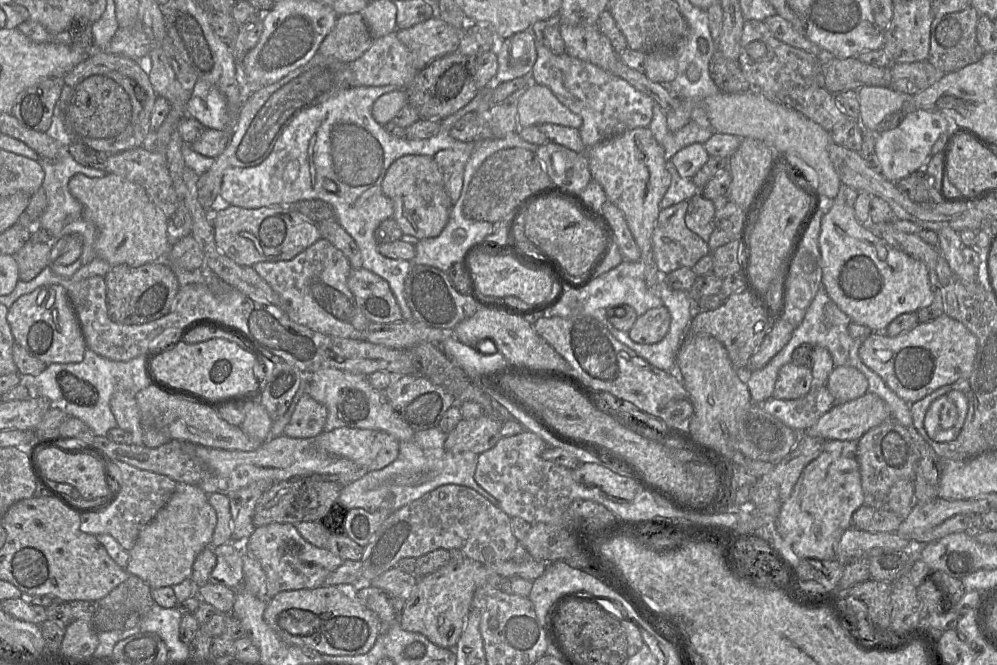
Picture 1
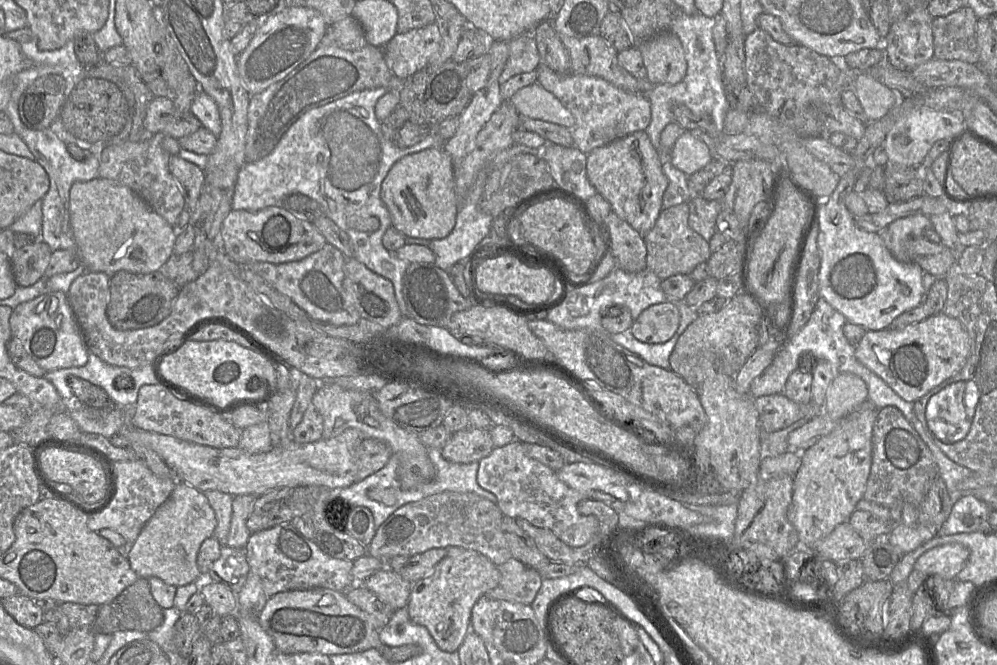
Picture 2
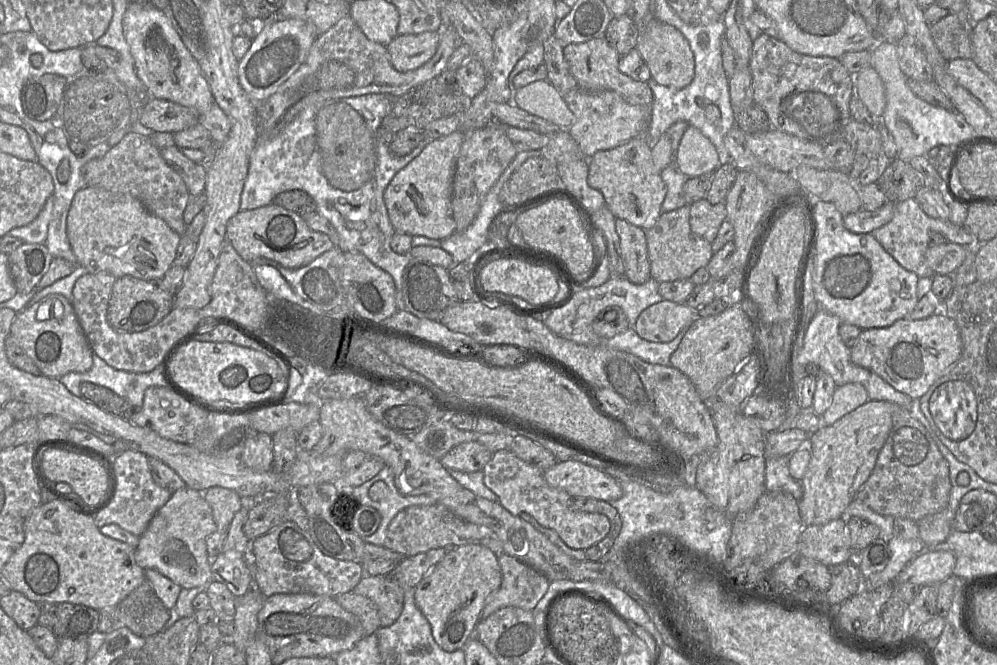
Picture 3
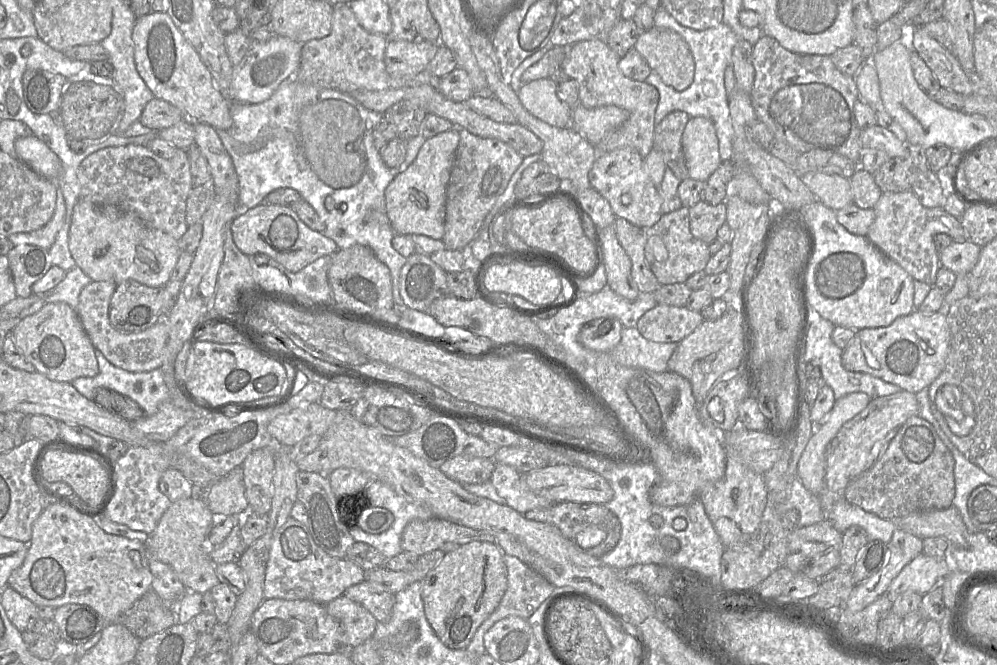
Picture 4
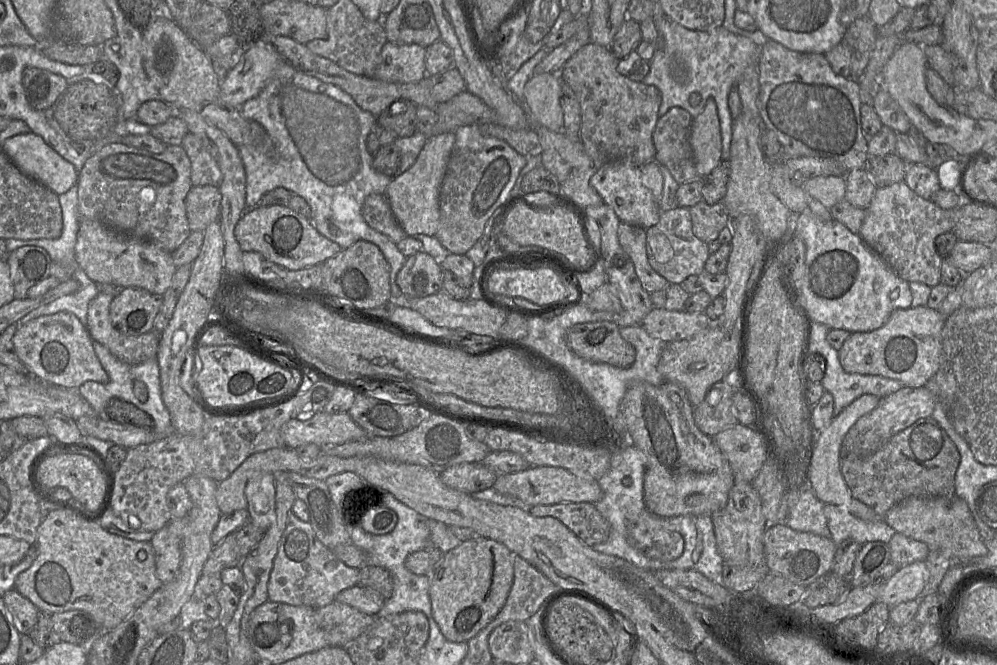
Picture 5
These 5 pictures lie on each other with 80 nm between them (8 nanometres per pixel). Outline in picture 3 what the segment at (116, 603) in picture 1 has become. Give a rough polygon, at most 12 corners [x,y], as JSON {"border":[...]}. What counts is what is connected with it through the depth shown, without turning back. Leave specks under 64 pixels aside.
{"border":[[147,579],[98,611],[97,631],[126,627],[144,638],[161,632],[169,609]]}

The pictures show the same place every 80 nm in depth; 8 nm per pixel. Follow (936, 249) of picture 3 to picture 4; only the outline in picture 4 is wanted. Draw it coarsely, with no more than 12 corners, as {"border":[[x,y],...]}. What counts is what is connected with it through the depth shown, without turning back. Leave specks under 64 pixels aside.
{"border":[[953,242],[939,252],[940,266],[969,274],[981,247]]}

